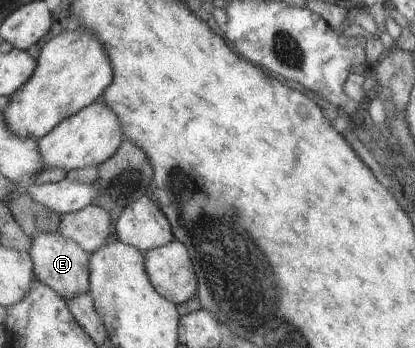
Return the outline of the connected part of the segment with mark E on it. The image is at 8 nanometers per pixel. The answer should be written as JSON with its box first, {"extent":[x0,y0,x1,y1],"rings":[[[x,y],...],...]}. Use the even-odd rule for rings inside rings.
{"extent":[29,232,89,301],"rings":[[[38,232],[32,239],[29,256],[34,264],[35,278],[53,289],[64,301],[82,293],[88,293],[89,255],[73,240],[59,232]]]}

